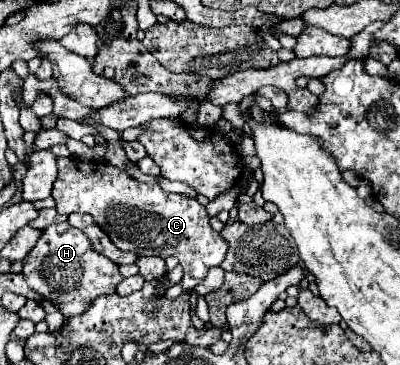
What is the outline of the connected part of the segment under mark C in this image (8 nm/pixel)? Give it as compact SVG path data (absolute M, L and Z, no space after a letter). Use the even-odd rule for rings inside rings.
M59 159L59 177L53 185L53 199L57 203L59 215L69 215L73 211L77 213L89 213L95 223L109 235L109 239L119 247L121 251L133 251L137 255L159 255L159 257L177 257L183 267L183 289L191 291L195 285L199 285L207 271L215 265L221 265L227 253L227 241L211 227L209 215L205 207L197 199L189 199L183 195L167 193L159 185L139 183L131 179L123 169L117 169L105 161L81 161L81 159Z

